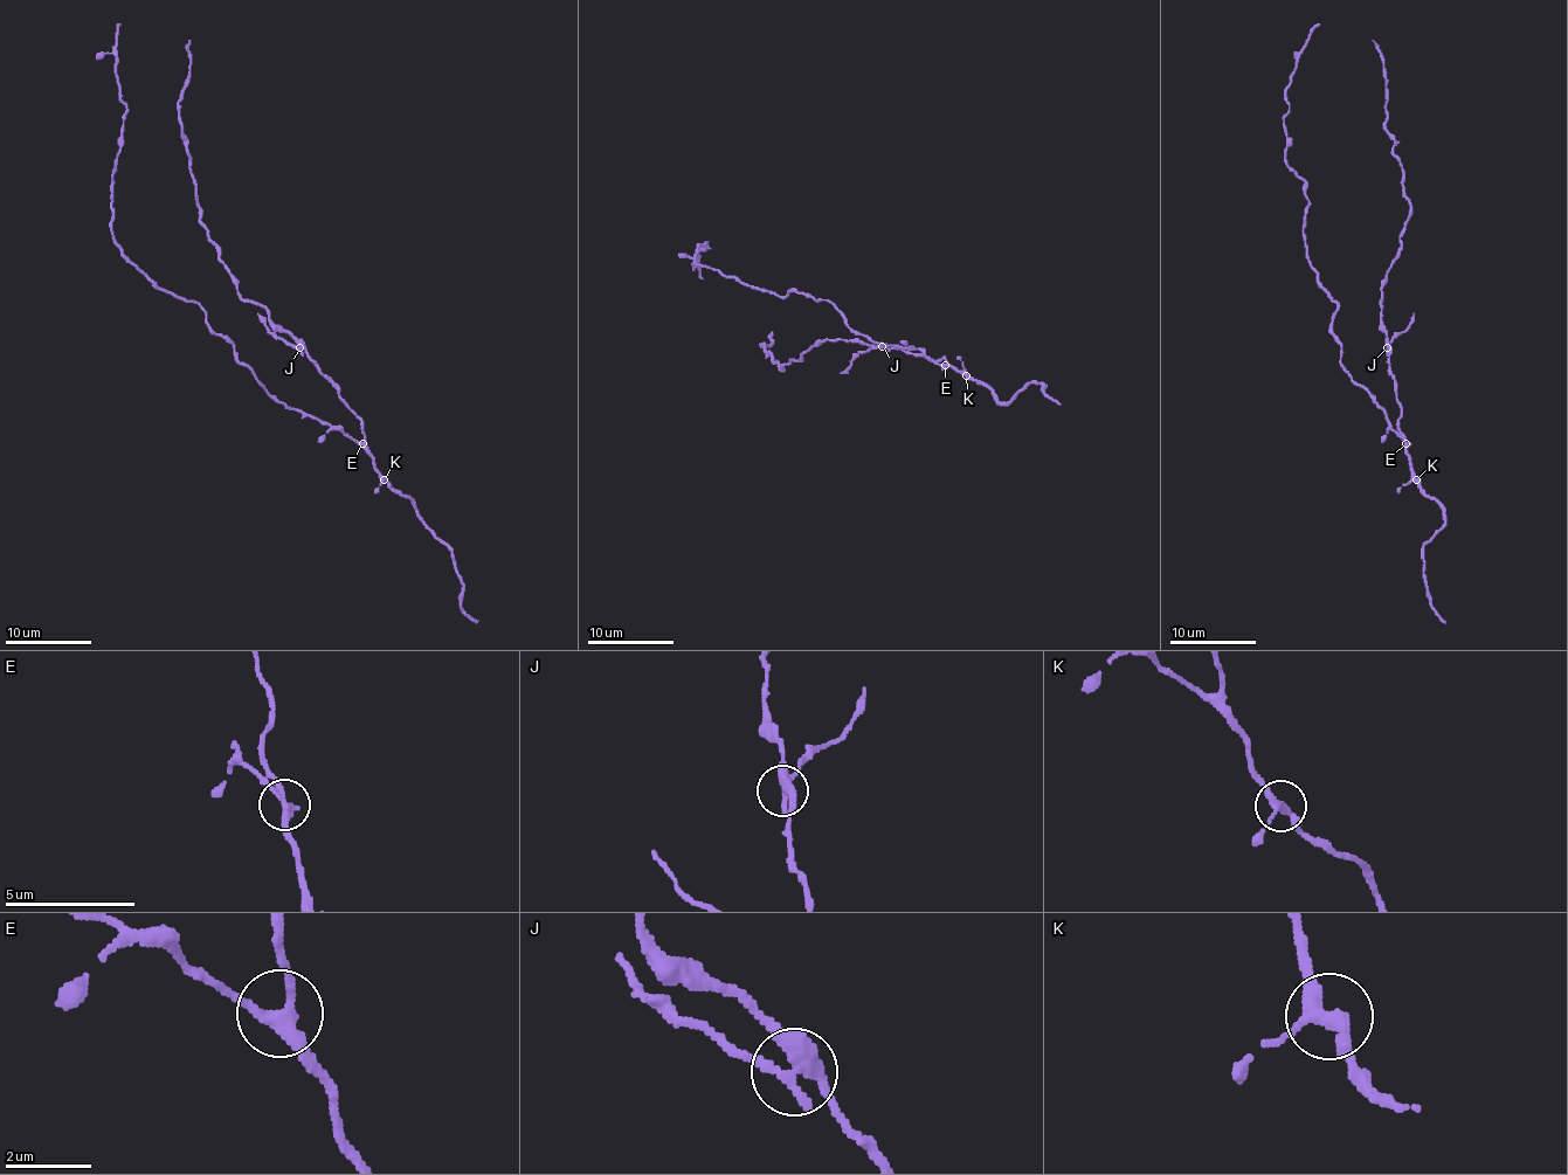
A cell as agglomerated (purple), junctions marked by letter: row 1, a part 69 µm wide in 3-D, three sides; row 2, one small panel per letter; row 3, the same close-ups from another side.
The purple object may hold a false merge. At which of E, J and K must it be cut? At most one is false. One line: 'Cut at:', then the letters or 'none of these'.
Cut at: J

